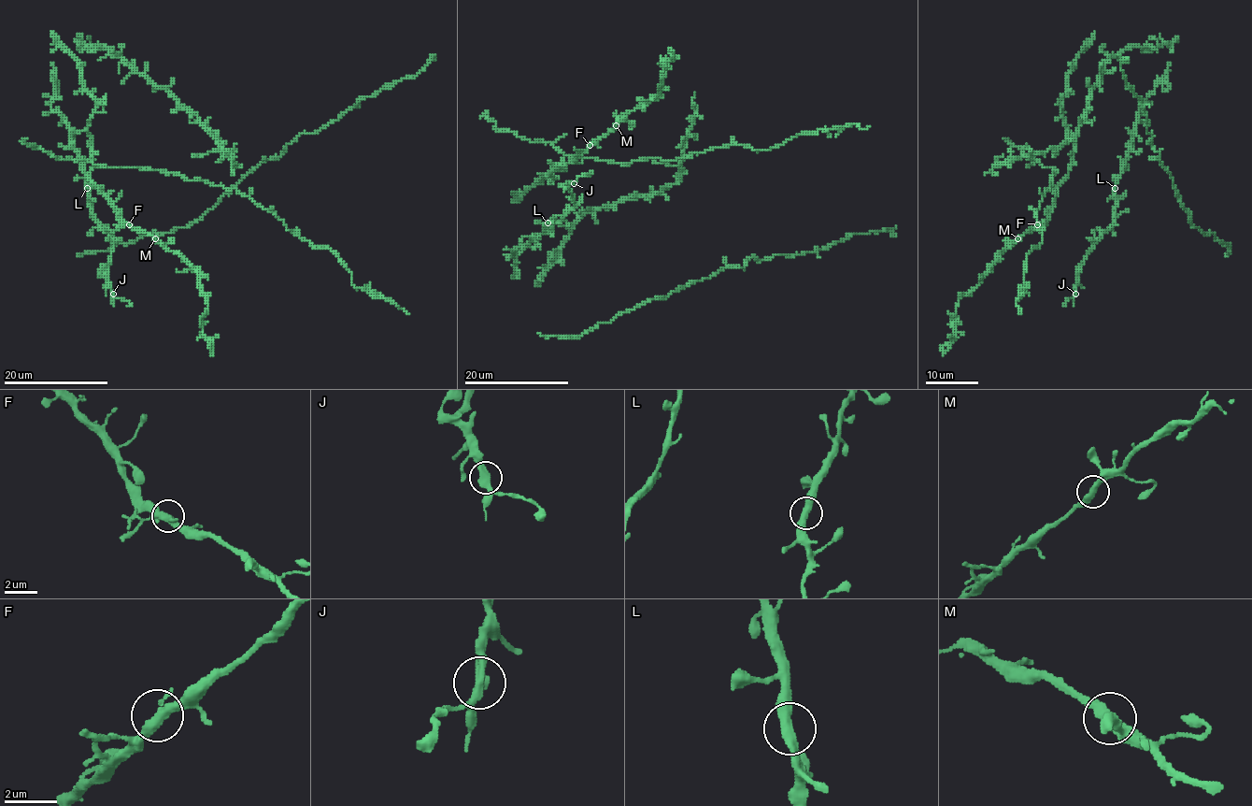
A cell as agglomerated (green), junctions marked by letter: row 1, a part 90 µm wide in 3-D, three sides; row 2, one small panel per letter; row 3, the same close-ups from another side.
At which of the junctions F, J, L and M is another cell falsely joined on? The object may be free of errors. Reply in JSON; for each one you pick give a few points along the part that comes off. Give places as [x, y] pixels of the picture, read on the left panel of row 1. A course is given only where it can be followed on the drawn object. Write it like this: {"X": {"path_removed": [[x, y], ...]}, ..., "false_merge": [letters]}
{"false_merge": []}

